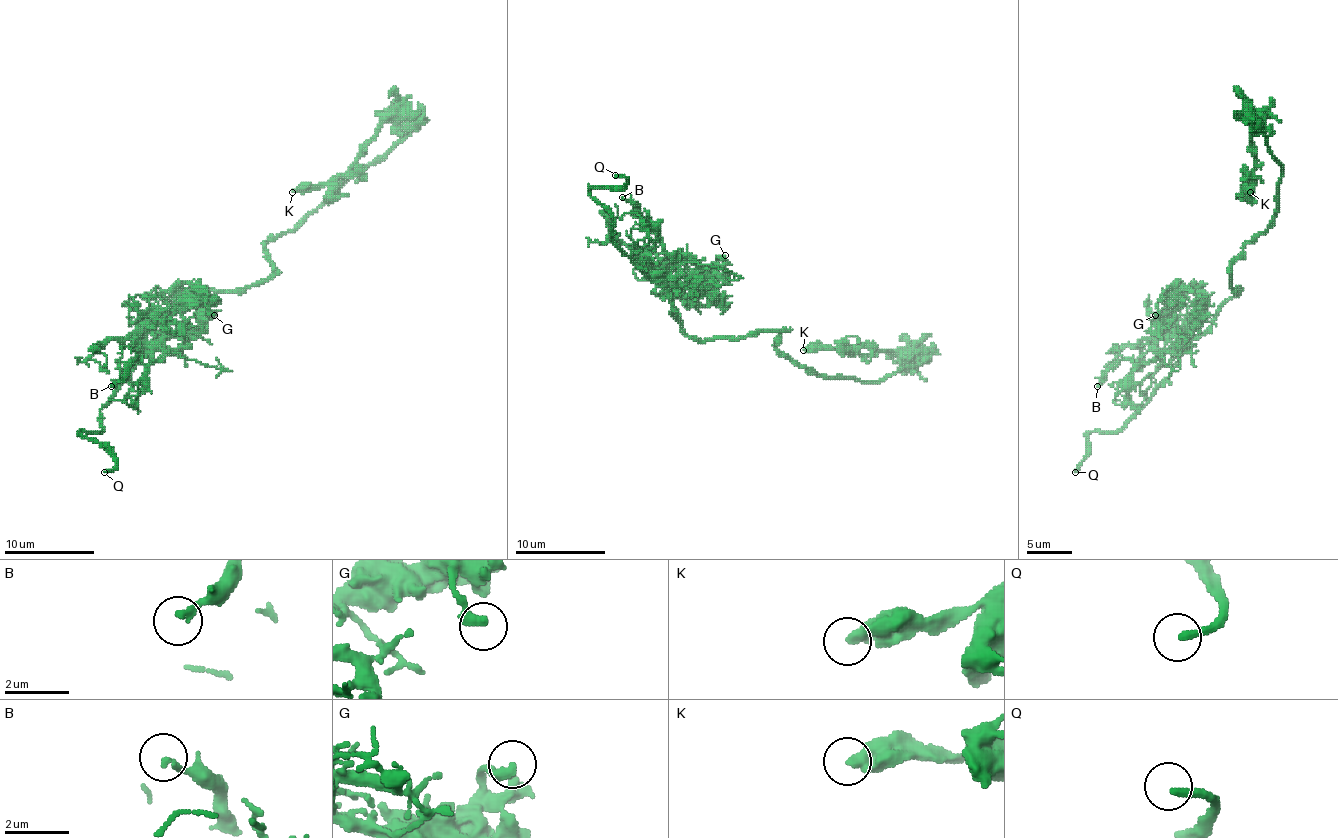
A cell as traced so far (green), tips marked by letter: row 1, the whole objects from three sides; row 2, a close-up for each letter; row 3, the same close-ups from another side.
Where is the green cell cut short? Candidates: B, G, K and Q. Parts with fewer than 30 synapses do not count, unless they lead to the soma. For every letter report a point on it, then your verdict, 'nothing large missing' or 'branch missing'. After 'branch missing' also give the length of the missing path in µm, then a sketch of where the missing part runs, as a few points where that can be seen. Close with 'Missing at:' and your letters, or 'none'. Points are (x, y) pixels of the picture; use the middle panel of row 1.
B: (622, 197) | nothing large missing
G: (725, 255) | nothing large missing
K: (803, 350) | nothing large missing
Q: (615, 175) | branch missing | 20 µm | (615, 175), (564, 179), (546, 188), (530, 188), (517, 197), (512, 215)
Missing at: Q

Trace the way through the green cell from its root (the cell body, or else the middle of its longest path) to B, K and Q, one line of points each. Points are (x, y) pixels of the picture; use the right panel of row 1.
B: (1232, 279), (1232, 286), (1241, 290), (1202, 333), (1135, 366), (1129, 360), (1120, 360), (1097, 386)
K: (1232, 279), (1232, 261), (1276, 209), (1281, 167), (1258, 120), (1252, 129), (1250, 192)
Q: (1232, 279), (1232, 286), (1241, 290), (1182, 348), (1173, 371), (1120, 429), (1088, 434), (1088, 454), (1075, 472)

